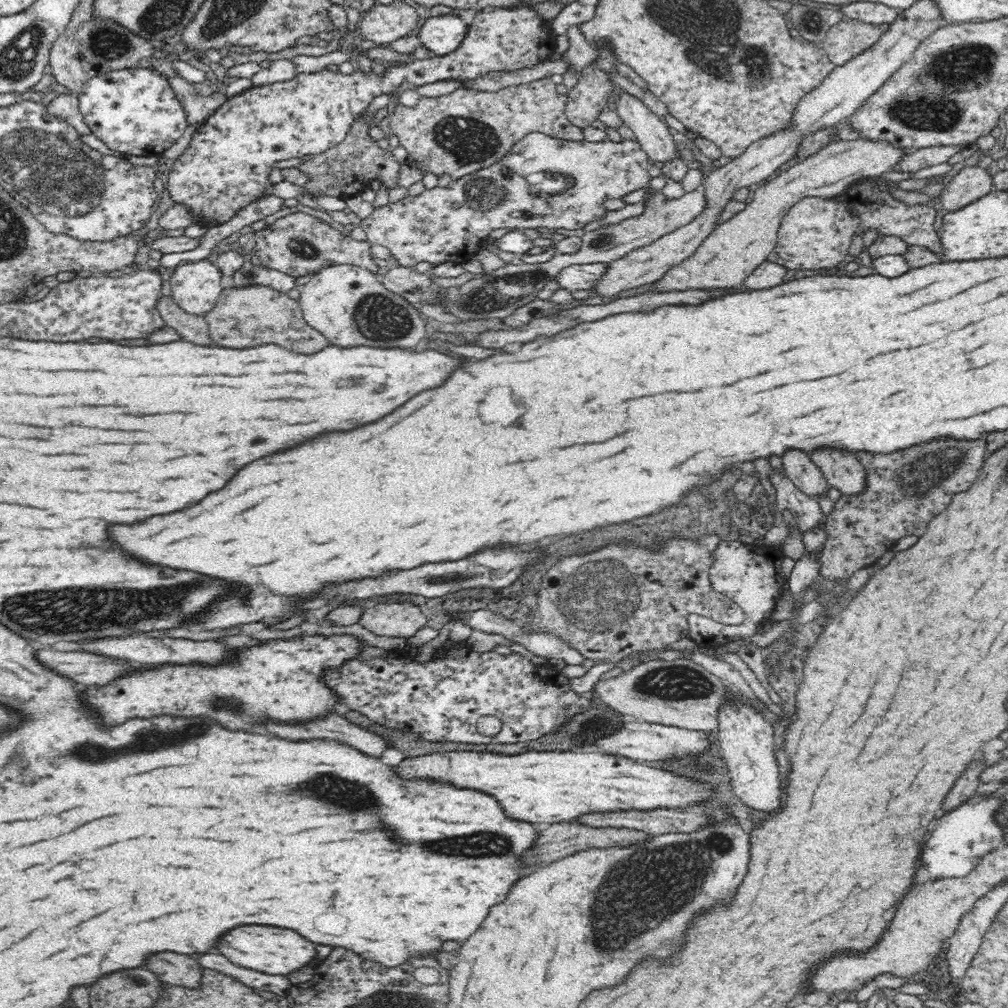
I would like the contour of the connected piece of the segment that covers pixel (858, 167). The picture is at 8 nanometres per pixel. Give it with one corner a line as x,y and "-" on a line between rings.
866,139
836,141
820,147
814,154
799,163
792,164
770,182
760,184
753,201
746,208
716,226
698,245
698,248
680,264
667,270
666,274
648,288
650,293
683,292
690,290
714,290
732,288
748,278
772,252
777,239
781,218
790,206
806,196
831,198
842,195
855,182
868,176
877,177
891,170
891,166
908,150
896,148
885,142

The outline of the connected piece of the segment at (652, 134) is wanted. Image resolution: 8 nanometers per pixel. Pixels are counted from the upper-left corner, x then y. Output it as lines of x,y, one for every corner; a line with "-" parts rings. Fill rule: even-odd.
622,89
616,96
614,112
621,120
621,124
632,130
635,141
650,160
665,163
679,157
668,125
648,109
639,97

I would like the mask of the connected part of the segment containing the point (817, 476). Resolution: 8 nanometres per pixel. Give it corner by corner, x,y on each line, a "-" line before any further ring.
788,452
784,458
785,476
802,494
818,500
828,497
830,486
821,470
802,452

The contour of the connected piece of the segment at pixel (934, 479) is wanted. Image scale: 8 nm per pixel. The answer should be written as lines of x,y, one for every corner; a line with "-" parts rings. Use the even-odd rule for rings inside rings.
936,440
924,446
906,448
902,452
894,452
888,456
858,452
855,457
866,469
866,490
858,496
842,495
834,503
833,512
827,516
826,542
819,555
819,574
822,578
827,582
848,580
856,570
874,566
877,558
891,550
897,540
912,534
922,536
926,532
928,522
948,508
948,504
952,502
952,496
970,488
970,484
978,476
978,470
982,468
982,458
986,456
984,450
986,450
984,440
974,440
974,442

